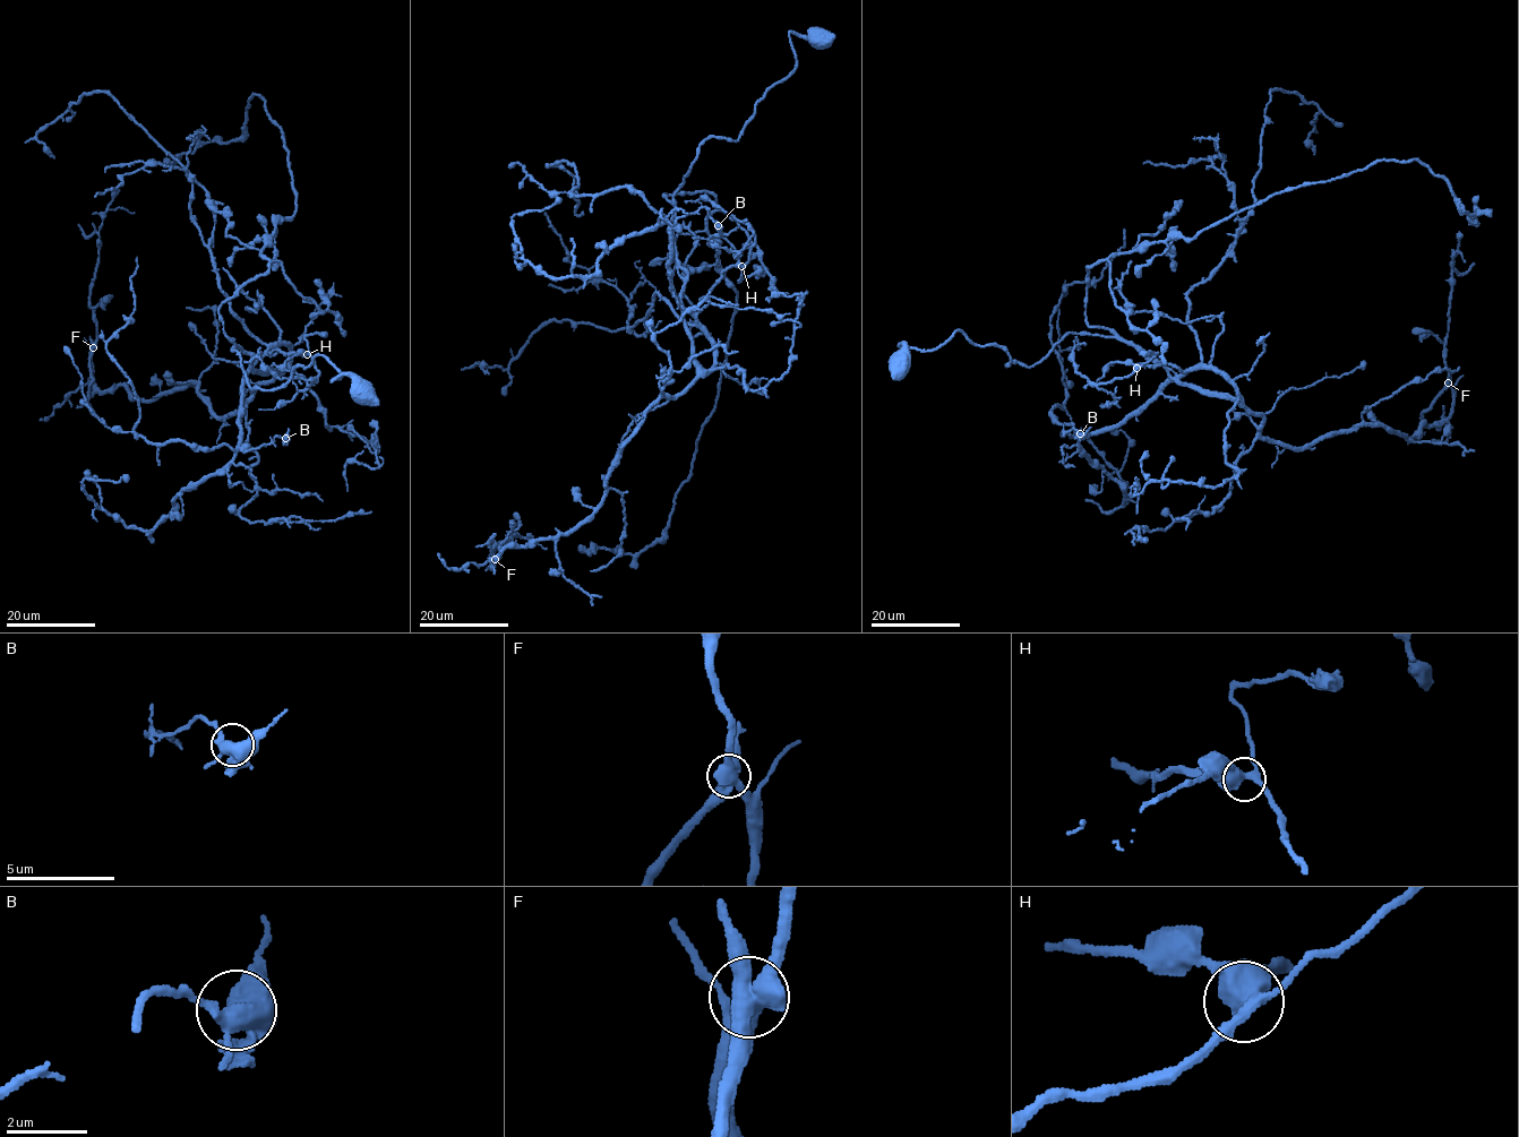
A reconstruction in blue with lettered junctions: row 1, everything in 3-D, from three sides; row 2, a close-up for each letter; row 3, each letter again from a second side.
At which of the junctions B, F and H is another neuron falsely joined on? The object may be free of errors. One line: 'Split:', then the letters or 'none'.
Split: F

